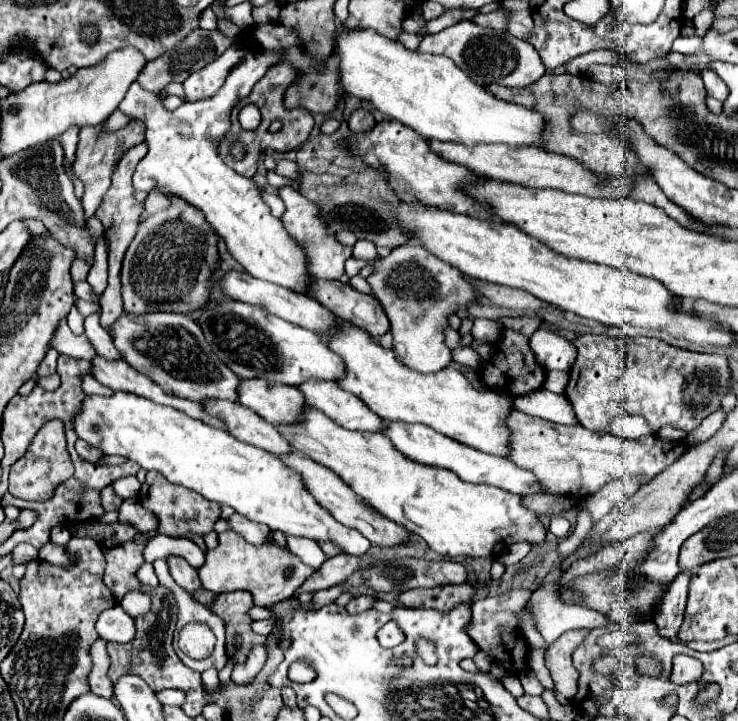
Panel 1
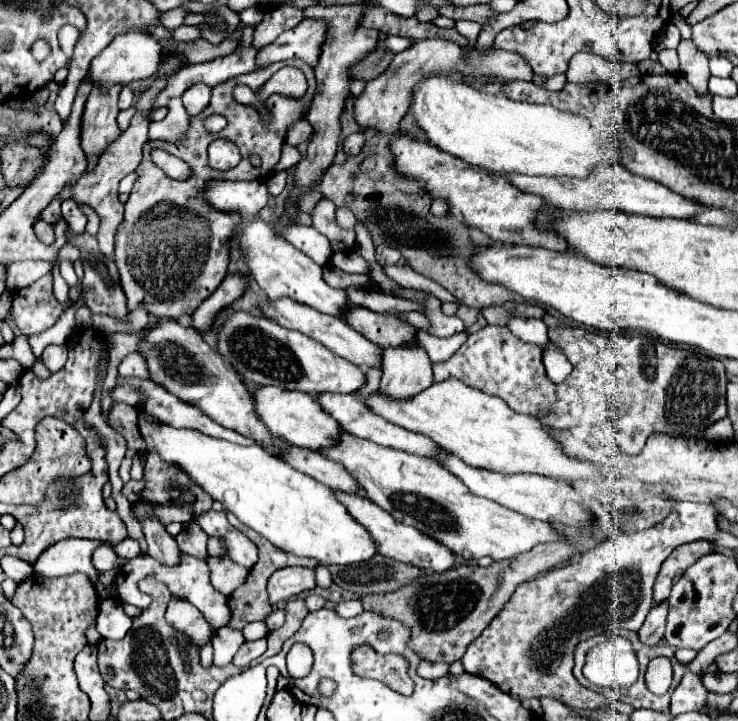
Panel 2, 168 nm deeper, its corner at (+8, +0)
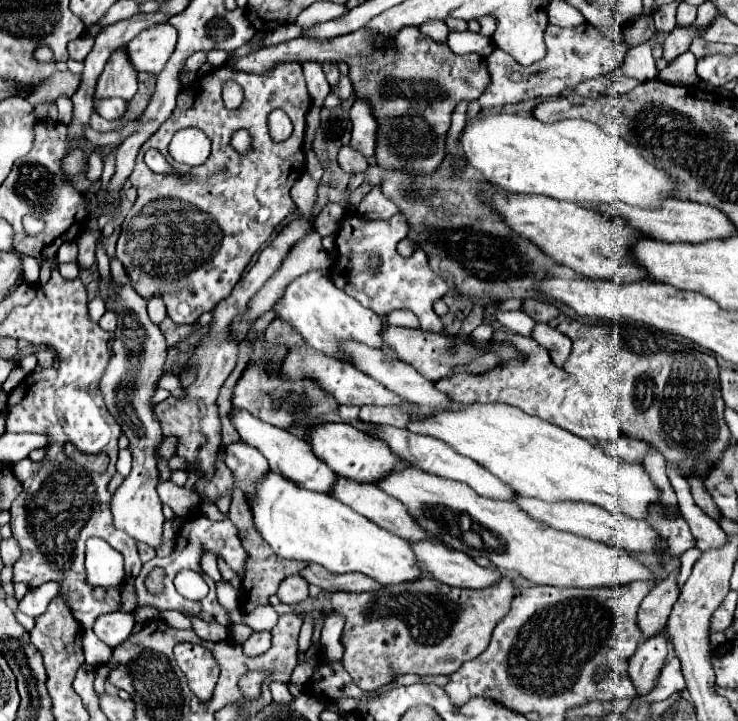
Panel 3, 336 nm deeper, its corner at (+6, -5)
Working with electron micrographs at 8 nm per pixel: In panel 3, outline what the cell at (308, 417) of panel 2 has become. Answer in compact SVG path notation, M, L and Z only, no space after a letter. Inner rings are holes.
M321 423L321 425L311 425L307 429L307 441L313 447L313 453L317 459L321 459L323 463L327 463L337 475L353 479L353 481L361 481L361 483L373 483L377 479L381 479L385 473L399 469L405 465L403 459L395 457L387 443L355 429L349 423Z

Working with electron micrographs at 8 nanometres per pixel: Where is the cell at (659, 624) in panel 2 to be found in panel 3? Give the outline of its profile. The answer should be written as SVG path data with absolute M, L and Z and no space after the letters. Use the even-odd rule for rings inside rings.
M663 631L639 643L635 655L629 659L629 677L637 689L637 695L645 695L653 689L659 669L665 665L665 657L667 637Z

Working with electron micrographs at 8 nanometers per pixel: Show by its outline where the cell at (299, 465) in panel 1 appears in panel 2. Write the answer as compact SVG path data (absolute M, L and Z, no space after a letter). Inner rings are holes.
M339 494L339 500L347 506L349 514L353 514L353 518L357 518L357 522L361 522L375 538L377 542L377 548L383 556L389 556L393 560L399 560L399 562L405 562L405 564L411 564L415 568L421 568L421 570L431 570L431 572L447 572L451 568L455 568L455 554L451 550L447 550L443 544L439 544L437 540L429 538L427 534L419 532L417 528L413 526L407 526L403 522L397 522L391 514L387 514L385 510L381 510L377 504L373 504L371 500L363 498L363 496L353 496L353 494Z

